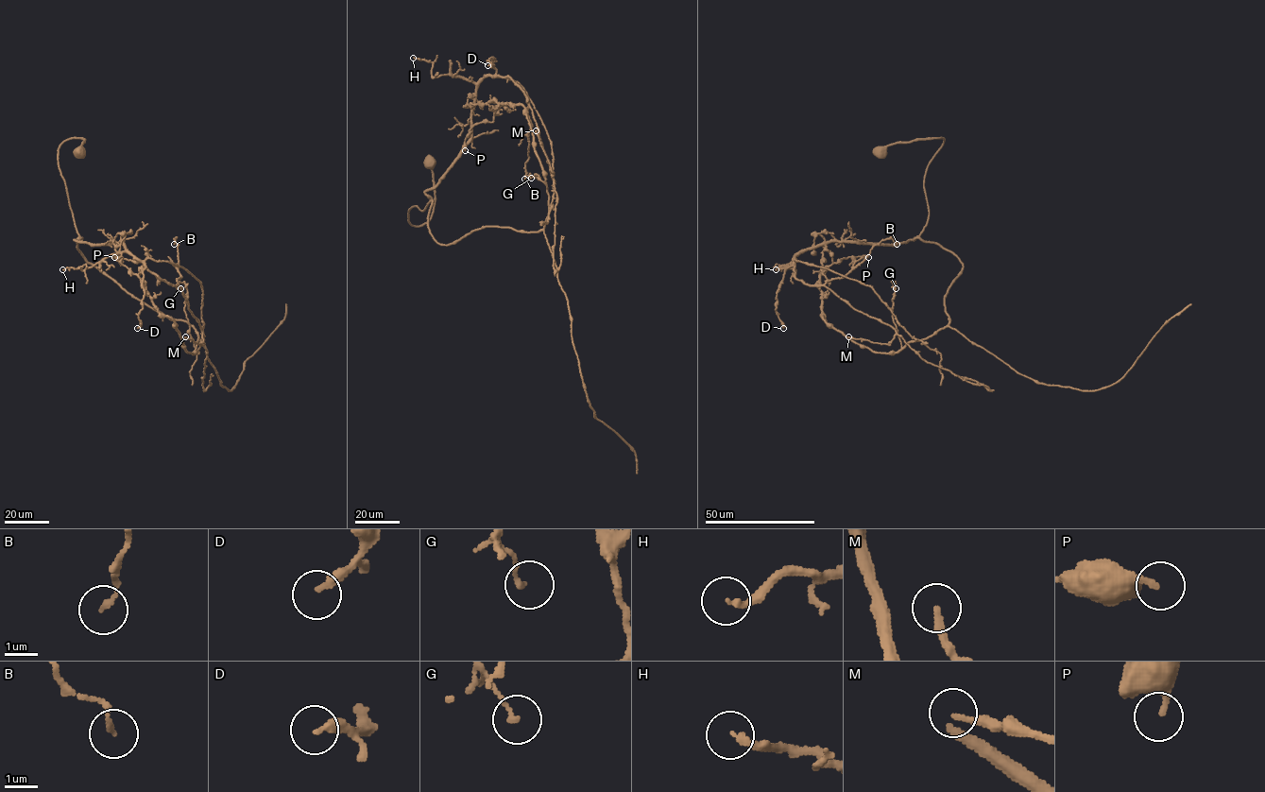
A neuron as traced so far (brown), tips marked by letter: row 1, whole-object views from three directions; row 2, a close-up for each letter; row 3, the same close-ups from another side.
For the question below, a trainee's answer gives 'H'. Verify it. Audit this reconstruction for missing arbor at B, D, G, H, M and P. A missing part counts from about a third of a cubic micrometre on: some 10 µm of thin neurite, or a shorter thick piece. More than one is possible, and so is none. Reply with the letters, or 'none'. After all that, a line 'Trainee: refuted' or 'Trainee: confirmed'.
H
Trainee: confirmed

